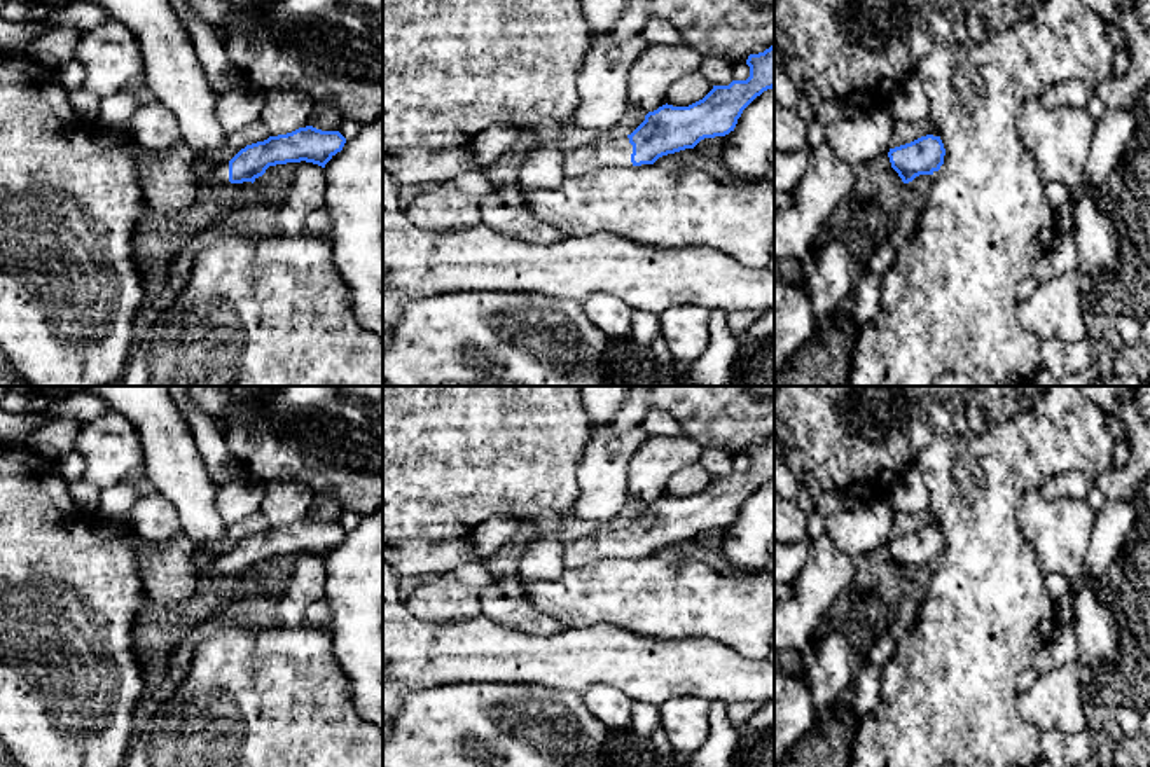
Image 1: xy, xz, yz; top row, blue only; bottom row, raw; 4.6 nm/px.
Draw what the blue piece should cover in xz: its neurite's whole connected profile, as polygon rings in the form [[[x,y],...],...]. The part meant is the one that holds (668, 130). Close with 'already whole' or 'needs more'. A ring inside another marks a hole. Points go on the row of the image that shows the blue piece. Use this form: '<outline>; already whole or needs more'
[[[774,44],[746,59],[750,77],[729,86],[713,86],[689,107],[662,105],[645,115],[631,133],[599,135],[589,145],[565,154],[565,175],[585,175],[598,168],[654,164],[659,157],[694,149],[704,138],[734,131],[743,110],[764,91],[774,87]]]; needs more

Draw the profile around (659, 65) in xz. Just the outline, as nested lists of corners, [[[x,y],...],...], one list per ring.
[[[652,44],[634,61],[629,72],[629,105],[654,112],[666,105],[669,86],[701,68],[703,54],[685,44]]]

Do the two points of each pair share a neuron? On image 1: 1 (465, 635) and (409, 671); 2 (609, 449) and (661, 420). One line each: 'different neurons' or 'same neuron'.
1: same neuron
2: different neurons

